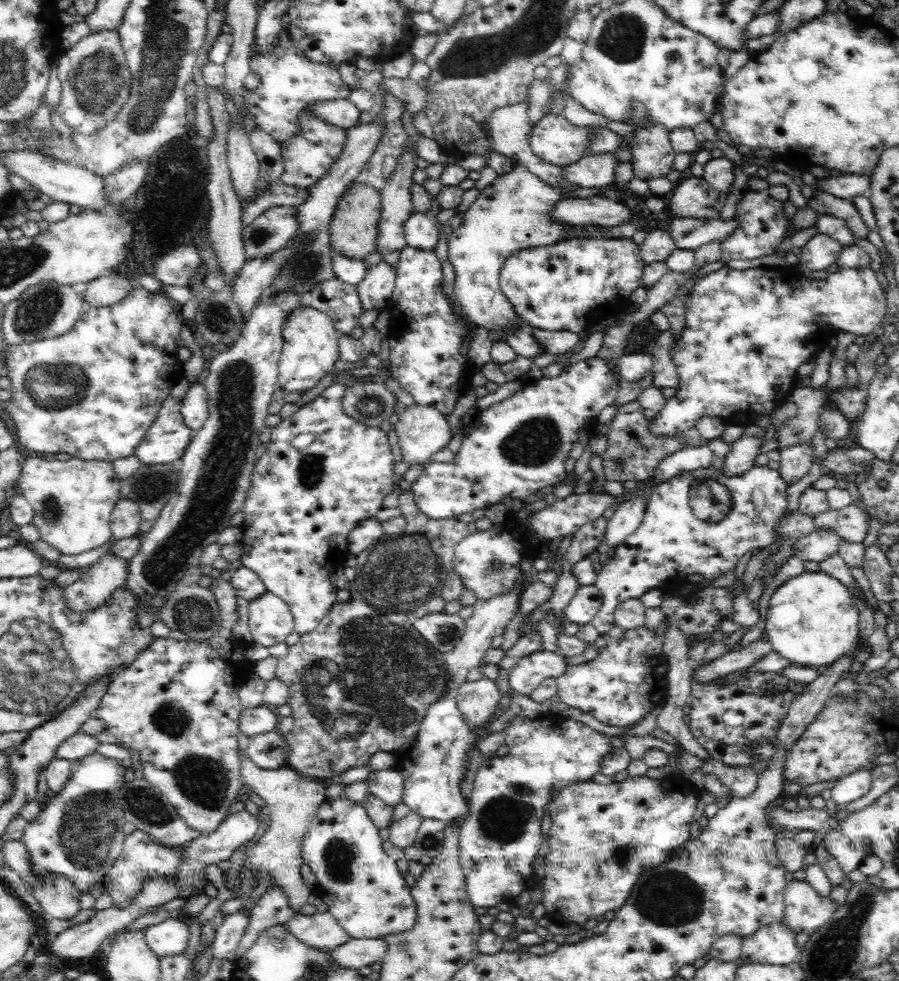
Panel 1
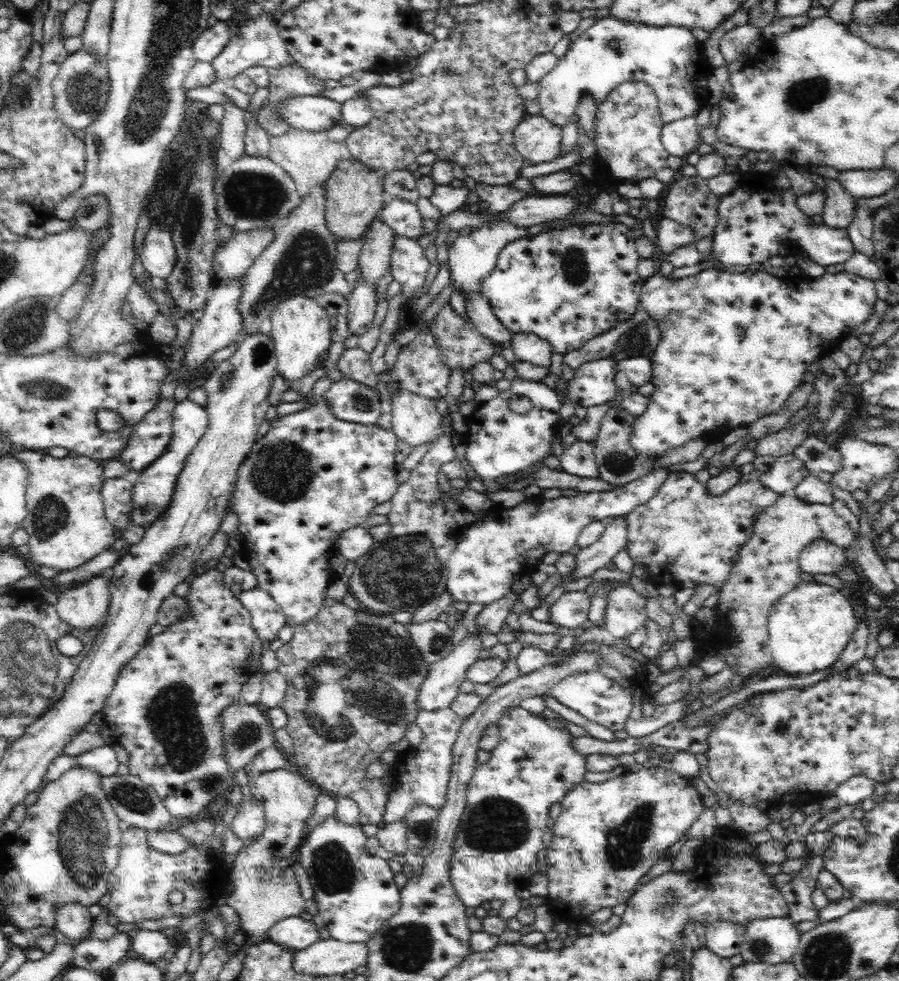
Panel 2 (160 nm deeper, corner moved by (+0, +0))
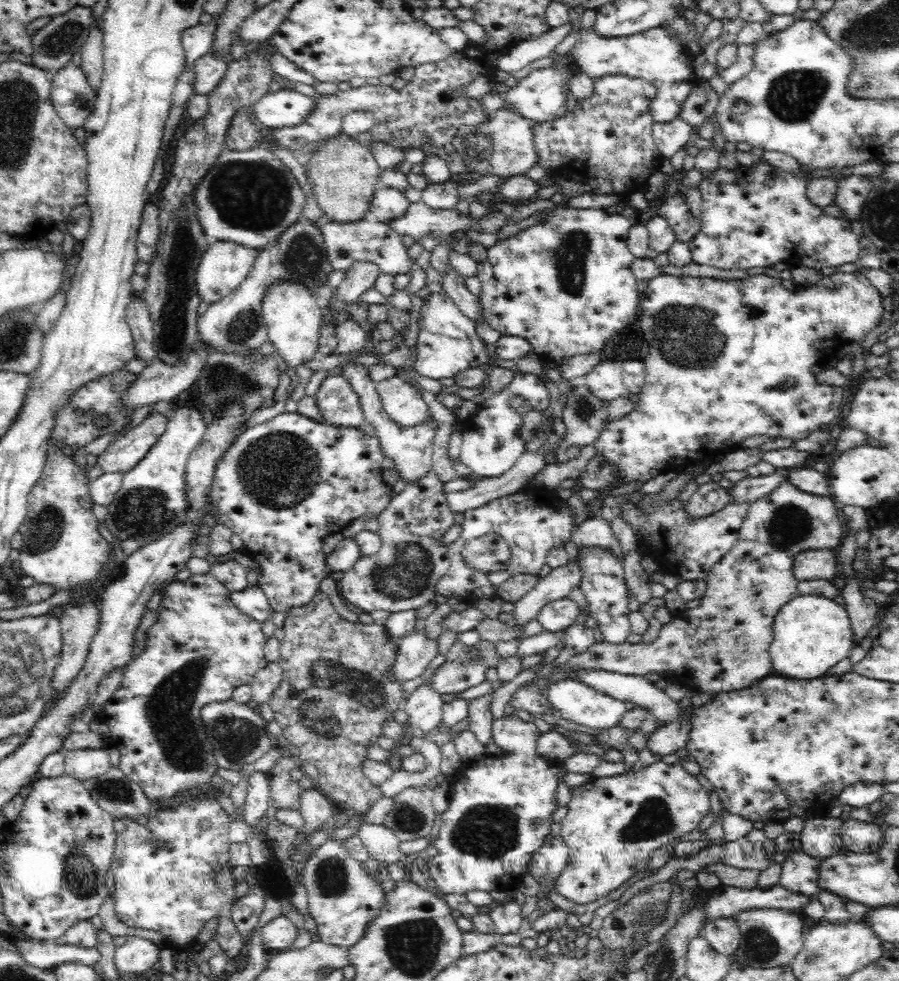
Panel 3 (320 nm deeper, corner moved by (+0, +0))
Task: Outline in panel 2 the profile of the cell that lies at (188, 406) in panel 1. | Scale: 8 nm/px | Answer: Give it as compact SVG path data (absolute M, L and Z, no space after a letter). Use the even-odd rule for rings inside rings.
M189 399L176 403L172 425L172 440L168 448L150 466L140 470L138 478L132 482L132 510L126 514L125 526L138 526L146 530L166 512L176 488L178 475L182 472L188 455L206 433L208 416L205 407Z

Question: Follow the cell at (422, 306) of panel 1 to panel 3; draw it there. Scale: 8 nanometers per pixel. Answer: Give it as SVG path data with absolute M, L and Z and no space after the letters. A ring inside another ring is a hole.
M370 211L364 214L364 218L354 222L330 221L320 226L326 258L334 271L348 272L348 269L358 261L374 263L378 265L380 273L386 274L387 278L394 278L397 274L410 271L413 262L406 255L406 247L400 240L400 235L386 223L379 221Z

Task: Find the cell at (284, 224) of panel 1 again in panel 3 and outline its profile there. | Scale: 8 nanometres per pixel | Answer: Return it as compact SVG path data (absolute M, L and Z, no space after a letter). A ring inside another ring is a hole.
M222 241L211 242L198 262L194 278L195 292L198 294L201 303L209 307L237 291L240 284L248 278L250 269L258 255L259 250L254 248Z

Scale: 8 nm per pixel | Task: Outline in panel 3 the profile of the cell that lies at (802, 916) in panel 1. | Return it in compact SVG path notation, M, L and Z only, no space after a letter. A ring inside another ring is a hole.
M804 851L788 852L781 865L778 885L789 892L804 896L816 896L820 861L806 855Z

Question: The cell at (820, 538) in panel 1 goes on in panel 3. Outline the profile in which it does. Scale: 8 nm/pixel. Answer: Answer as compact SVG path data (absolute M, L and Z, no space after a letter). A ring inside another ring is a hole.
M807 550L795 557L792 573L798 582L803 580L830 580L832 576L837 576L835 553L831 550Z

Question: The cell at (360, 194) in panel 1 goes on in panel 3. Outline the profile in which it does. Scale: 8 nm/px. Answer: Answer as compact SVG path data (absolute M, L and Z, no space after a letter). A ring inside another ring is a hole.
M338 132L328 140L318 140L310 162L306 164L305 177L319 207L330 221L354 222L364 218L369 211L368 202L380 182L381 171L366 145L360 144L355 137Z

